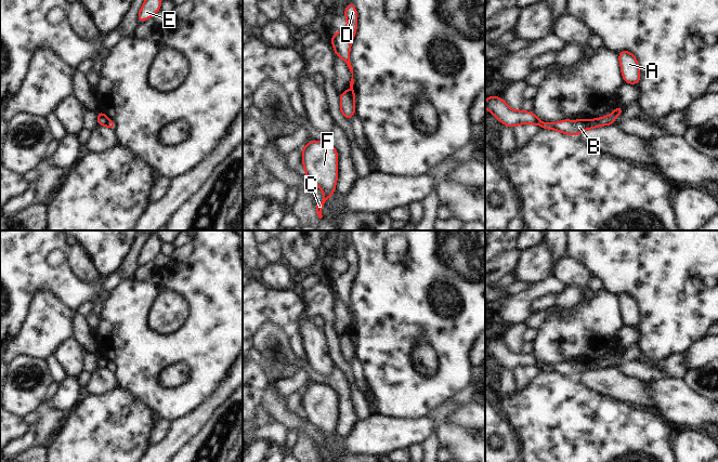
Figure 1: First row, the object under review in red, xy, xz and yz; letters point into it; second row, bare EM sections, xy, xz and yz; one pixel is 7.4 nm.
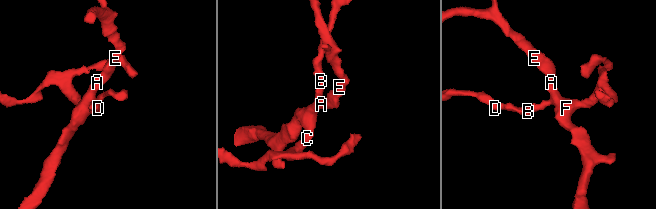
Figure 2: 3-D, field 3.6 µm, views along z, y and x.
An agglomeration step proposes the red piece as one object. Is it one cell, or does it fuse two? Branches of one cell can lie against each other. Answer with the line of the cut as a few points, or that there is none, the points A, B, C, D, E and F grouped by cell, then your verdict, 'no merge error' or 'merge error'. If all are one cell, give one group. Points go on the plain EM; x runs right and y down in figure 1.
cut in xz along (349, 332), (349, 339), (353, 344); A C E F / B D; merge error

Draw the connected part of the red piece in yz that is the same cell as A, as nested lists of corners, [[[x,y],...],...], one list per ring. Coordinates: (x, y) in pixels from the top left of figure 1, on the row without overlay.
[[[621,293],[618,295],[618,302],[625,326],[640,326],[640,308],[636,299],[629,293]]]

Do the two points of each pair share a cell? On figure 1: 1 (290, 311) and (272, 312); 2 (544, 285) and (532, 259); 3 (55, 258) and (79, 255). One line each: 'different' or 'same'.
1: same
2: different
3: different

